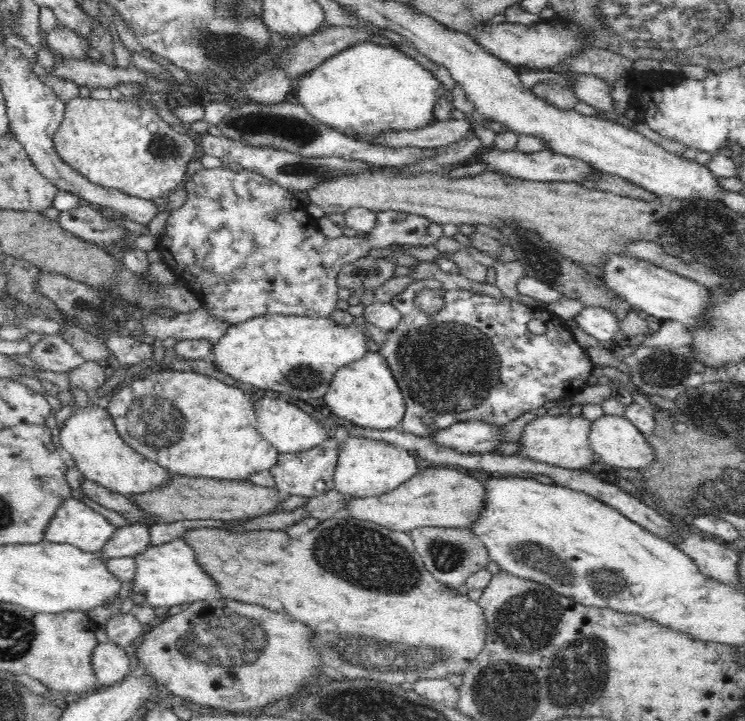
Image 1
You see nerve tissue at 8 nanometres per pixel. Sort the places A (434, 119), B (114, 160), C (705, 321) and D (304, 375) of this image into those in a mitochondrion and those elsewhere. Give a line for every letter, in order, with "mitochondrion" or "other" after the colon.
A: other
B: other
C: other
D: mitochondrion

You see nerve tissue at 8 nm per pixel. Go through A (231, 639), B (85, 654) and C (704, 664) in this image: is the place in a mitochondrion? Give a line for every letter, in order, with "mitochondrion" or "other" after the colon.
A: mitochondrion
B: other
C: other

